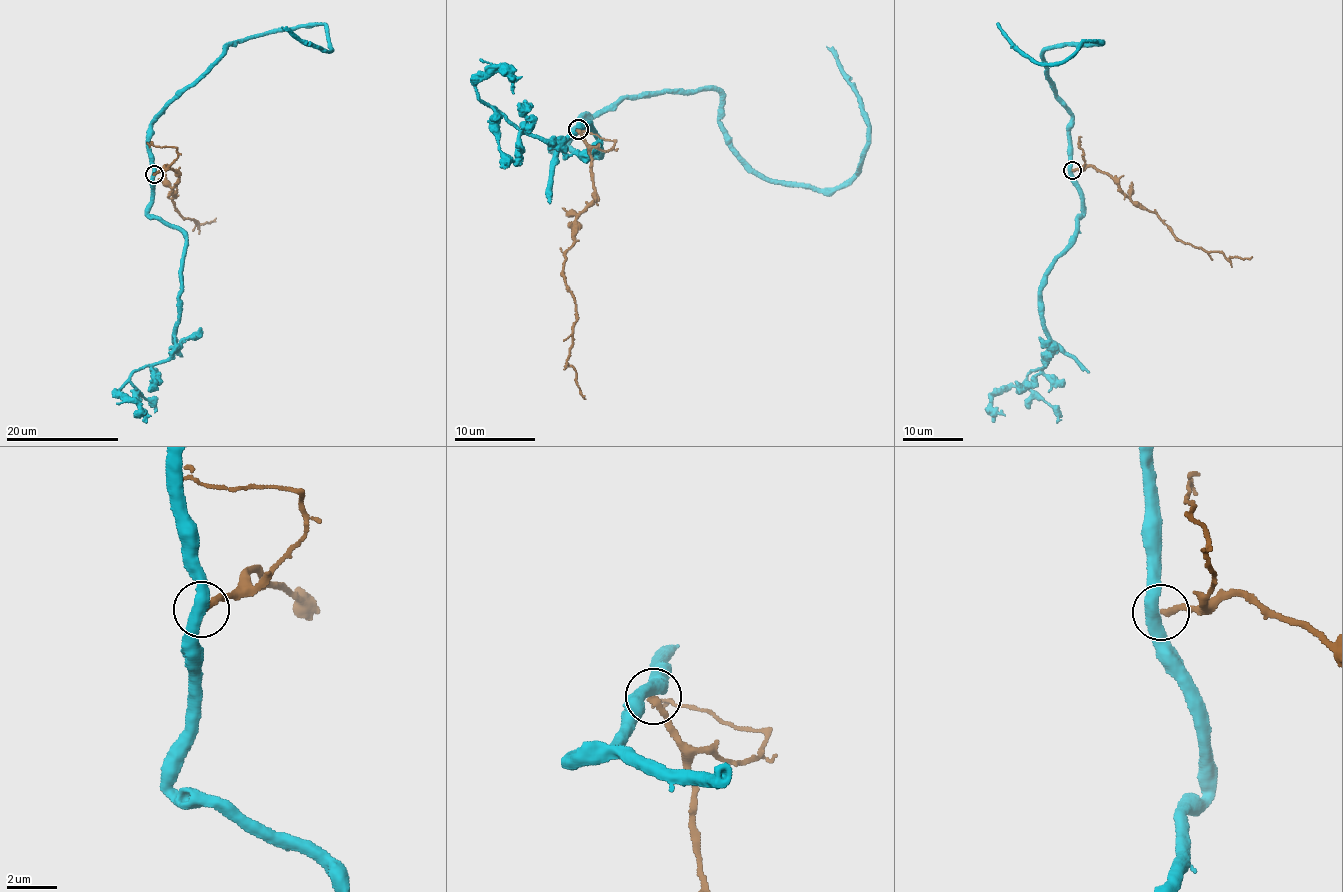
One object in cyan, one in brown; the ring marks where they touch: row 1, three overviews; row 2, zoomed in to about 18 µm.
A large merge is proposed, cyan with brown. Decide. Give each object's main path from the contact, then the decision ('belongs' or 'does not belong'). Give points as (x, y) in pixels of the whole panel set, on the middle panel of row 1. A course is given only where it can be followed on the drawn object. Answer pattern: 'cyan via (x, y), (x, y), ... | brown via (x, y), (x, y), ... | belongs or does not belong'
cyan via (579, 129), (626, 98), (712, 88), (722, 133), (753, 169), (837, 190), (865, 153), (866, 119), (826, 47) | brown via (579, 129), (590, 156), (593, 200), (579, 214), (562, 274), (577, 320), (567, 362), (576, 372), (585, 399) | does not belong

